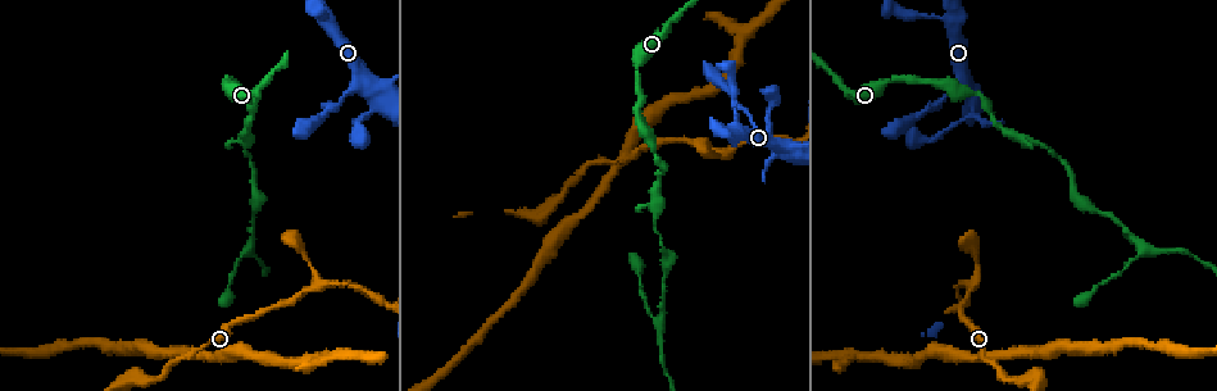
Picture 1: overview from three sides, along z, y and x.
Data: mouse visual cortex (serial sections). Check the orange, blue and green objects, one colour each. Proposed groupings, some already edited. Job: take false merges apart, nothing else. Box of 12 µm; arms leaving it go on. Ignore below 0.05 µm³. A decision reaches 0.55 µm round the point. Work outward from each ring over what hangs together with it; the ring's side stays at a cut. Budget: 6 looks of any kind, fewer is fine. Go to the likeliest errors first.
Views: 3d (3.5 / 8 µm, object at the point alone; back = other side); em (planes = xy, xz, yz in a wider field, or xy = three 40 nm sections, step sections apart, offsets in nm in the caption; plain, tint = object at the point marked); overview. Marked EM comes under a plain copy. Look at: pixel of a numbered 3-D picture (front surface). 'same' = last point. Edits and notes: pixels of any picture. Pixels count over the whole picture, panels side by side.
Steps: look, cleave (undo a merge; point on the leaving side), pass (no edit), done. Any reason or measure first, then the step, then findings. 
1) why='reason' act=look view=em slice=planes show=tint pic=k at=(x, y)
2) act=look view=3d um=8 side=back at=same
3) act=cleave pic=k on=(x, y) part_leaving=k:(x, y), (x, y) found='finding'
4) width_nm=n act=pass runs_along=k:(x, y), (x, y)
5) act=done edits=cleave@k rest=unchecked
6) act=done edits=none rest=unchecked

why='sharp bend' act=look view=3d um=3.5 side=back pic=1 at=(999, 353)

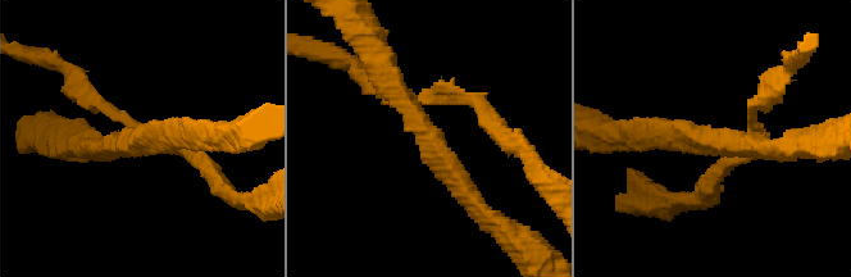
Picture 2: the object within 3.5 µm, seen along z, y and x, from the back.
arms=3 arm_widths_nm=150,250,250 why='now the EM' act=look view=em slice=planes show=tint pic=2 at=(432, 138)

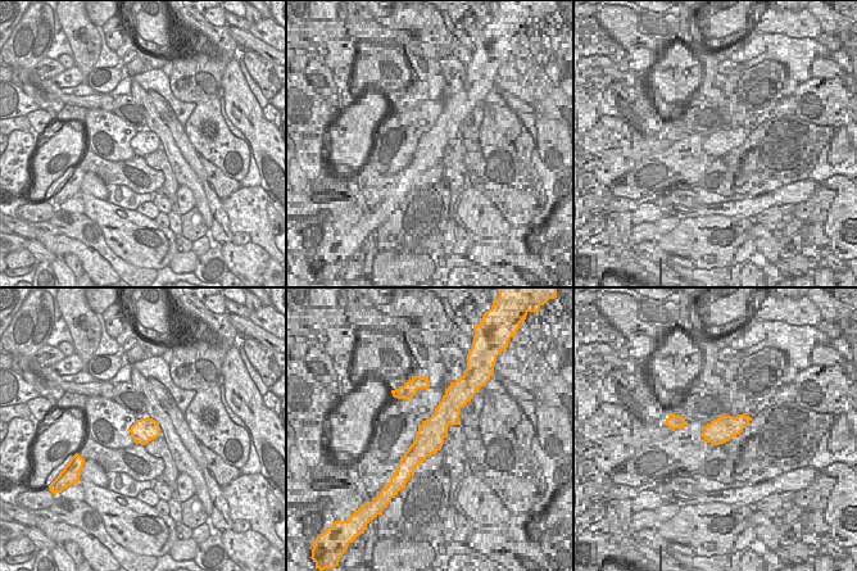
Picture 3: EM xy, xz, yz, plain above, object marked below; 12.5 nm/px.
why='cut it another way' act=look view=em slice=xy step=2 show=tint at=same

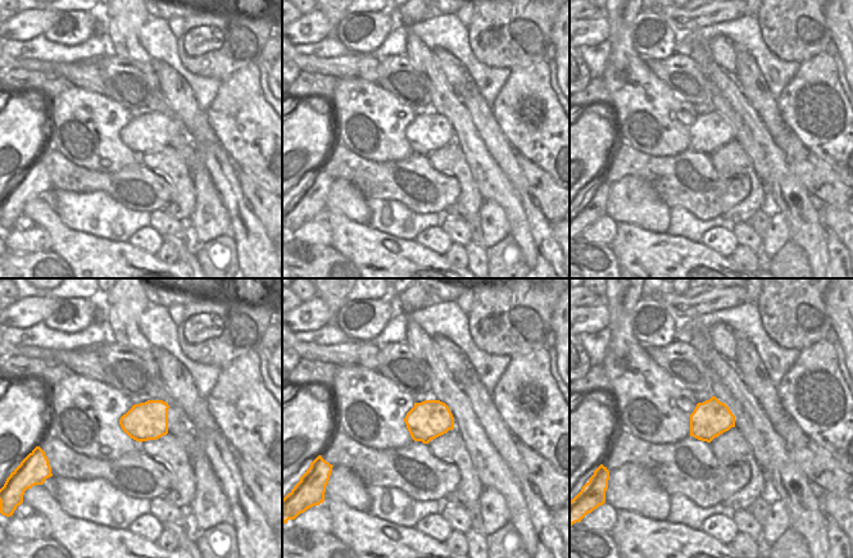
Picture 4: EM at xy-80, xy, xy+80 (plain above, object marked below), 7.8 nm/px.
act=cleave pic=2 on=(705, 146) part_leaving=2:(749, 136), (758, 148), (840, 140) found='two cells meet here'

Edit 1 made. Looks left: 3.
why='thin neck' act=look view=3d um=8 pic=1 at=(1056, 155)

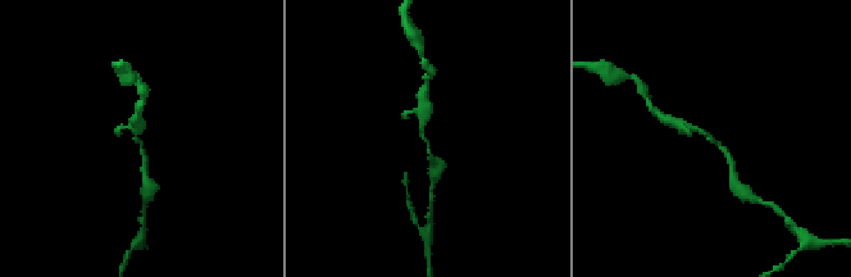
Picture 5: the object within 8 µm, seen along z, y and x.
arm_widths_nm=200,200 why='need the tissue' act=look view=em slice=xy step=5 show=tint pic=5 at=(426, 141)

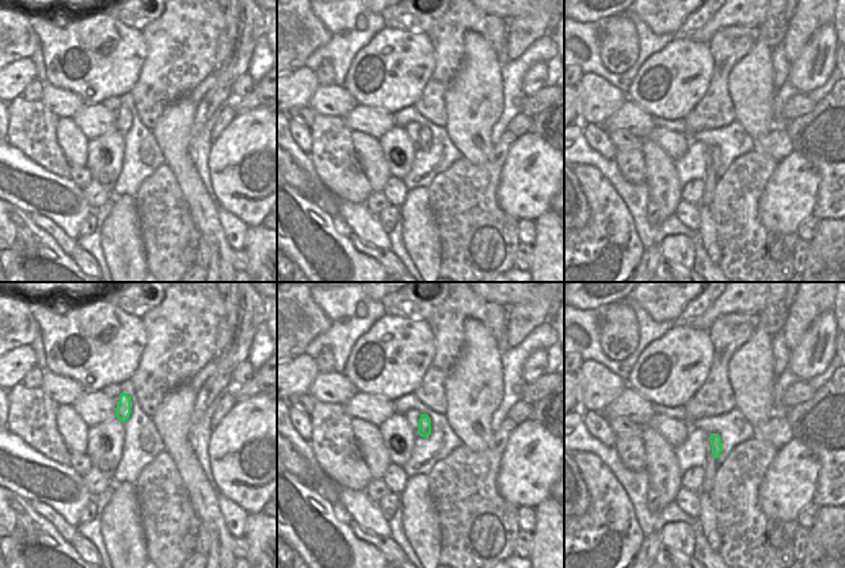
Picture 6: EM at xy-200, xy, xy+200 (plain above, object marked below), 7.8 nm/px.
act=pass runs_along=5:(686, 127), (719, 142), (733, 173) found='one cell here'

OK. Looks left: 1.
act=done edits=cleave@2 rest=unchecked

